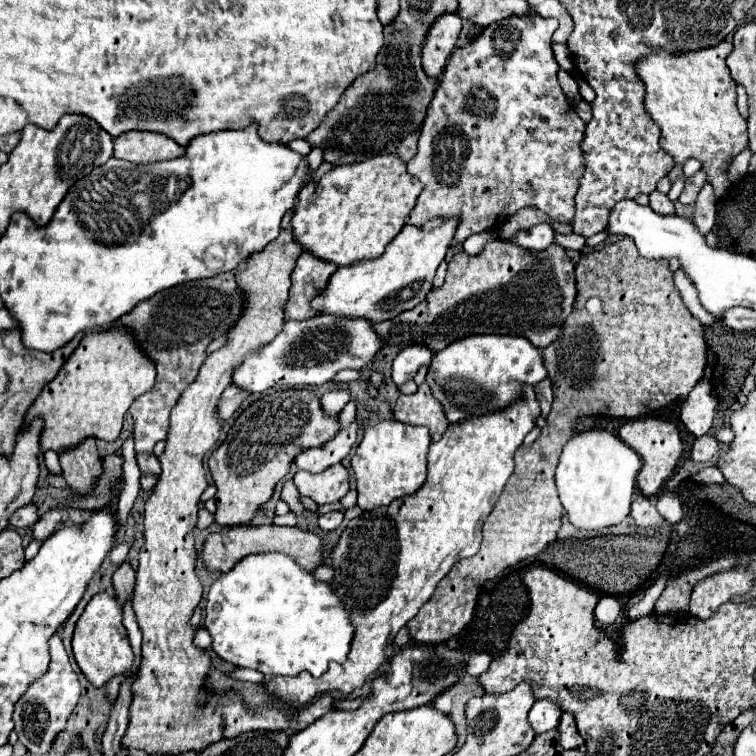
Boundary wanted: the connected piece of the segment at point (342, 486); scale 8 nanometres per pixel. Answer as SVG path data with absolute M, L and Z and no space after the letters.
M334 464L322 474L310 474L298 470L294 476L294 484L302 496L312 498L318 506L340 502L350 490L348 470L342 464Z

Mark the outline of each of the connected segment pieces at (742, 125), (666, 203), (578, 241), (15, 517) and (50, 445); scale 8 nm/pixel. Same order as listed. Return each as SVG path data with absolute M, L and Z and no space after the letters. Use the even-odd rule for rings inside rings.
M724 40L704 52L688 52L686 56L658 52L638 62L638 74L646 84L644 106L662 130L662 148L666 148L678 164L684 164L686 158L700 160L716 198L728 192L726 168L748 146L746 120L736 106L736 82L726 66L730 52L732 42Z
M654 190L650 194L650 208L656 212L656 214L662 214L662 216L674 216L674 204L668 200L666 194Z
M556 234L554 242L566 250L582 250L584 248L584 238L574 236L574 234Z
M28 504L26 508L16 510L16 512L10 516L8 524L10 524L12 528L26 528L26 526L32 526L36 520L38 520L36 506L34 506L34 504Z
M112 328L106 332L92 332L76 348L74 356L66 360L58 376L46 384L44 392L34 400L24 418L24 428L34 416L44 420L40 432L40 450L66 452L76 448L86 438L100 438L114 442L120 436L124 414L130 404L146 394L156 380L154 364L144 356L126 328Z

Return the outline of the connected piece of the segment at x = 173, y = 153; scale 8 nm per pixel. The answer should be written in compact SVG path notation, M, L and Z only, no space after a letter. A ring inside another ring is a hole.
M130 130L114 140L114 158L134 164L154 164L170 158L180 158L184 154L186 148L174 144L174 140L158 132Z

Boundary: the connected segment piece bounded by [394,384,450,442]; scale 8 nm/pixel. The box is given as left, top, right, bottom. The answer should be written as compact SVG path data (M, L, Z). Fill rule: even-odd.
M420 384L416 394L400 394L394 406L394 418L404 424L426 426L430 430L432 442L438 442L450 424L444 416L442 406L438 400L434 400L428 384Z

